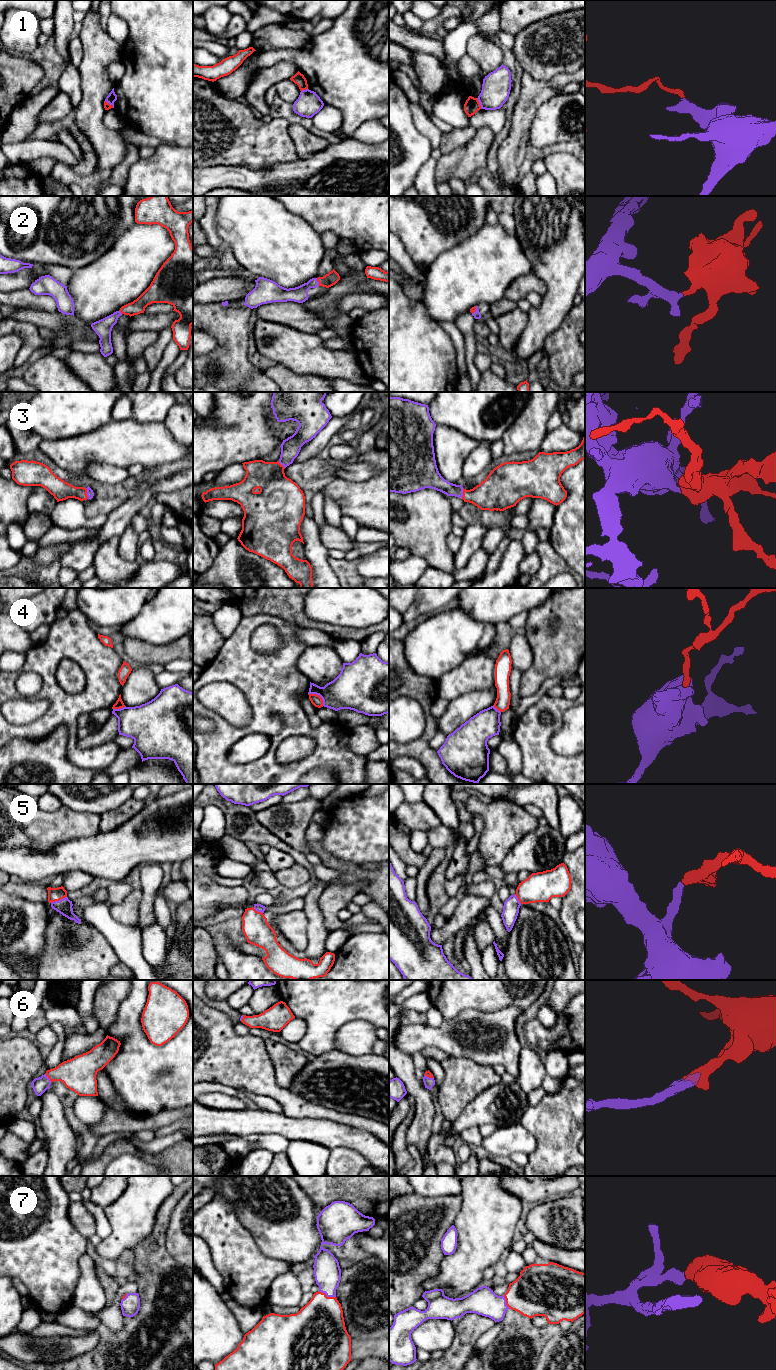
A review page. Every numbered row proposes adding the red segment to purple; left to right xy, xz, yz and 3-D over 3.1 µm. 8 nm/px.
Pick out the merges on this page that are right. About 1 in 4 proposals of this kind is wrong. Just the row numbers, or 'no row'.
2, 3, 5, 6, 7

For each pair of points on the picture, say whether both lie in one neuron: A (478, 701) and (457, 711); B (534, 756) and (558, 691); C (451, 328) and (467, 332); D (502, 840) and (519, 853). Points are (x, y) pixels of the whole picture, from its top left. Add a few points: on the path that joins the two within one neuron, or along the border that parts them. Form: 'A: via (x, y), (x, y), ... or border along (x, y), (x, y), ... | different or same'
A: via (473, 702), (462, 709) | same
B: border along (545, 694), (562, 697) | different
C: border along (454, 323), (462, 335), (465, 353) | different
D: border along (529, 832), (511, 849), (498, 866) | different

